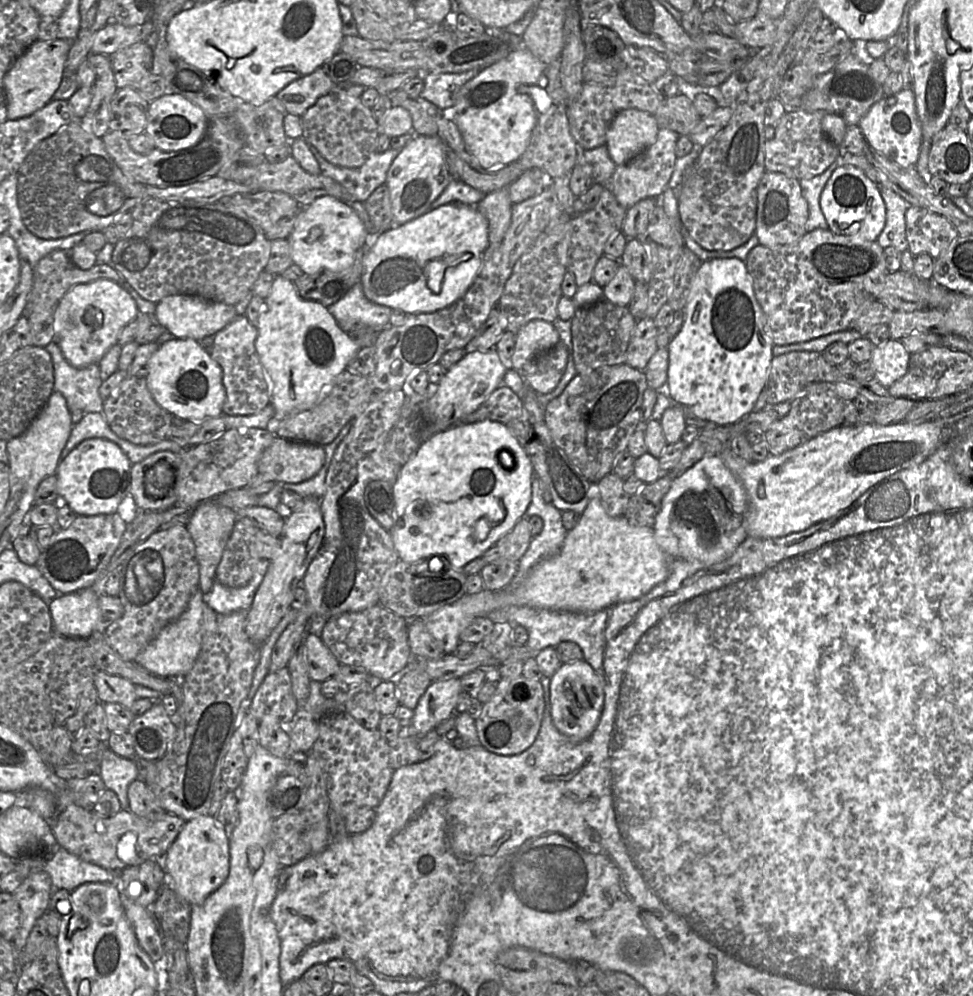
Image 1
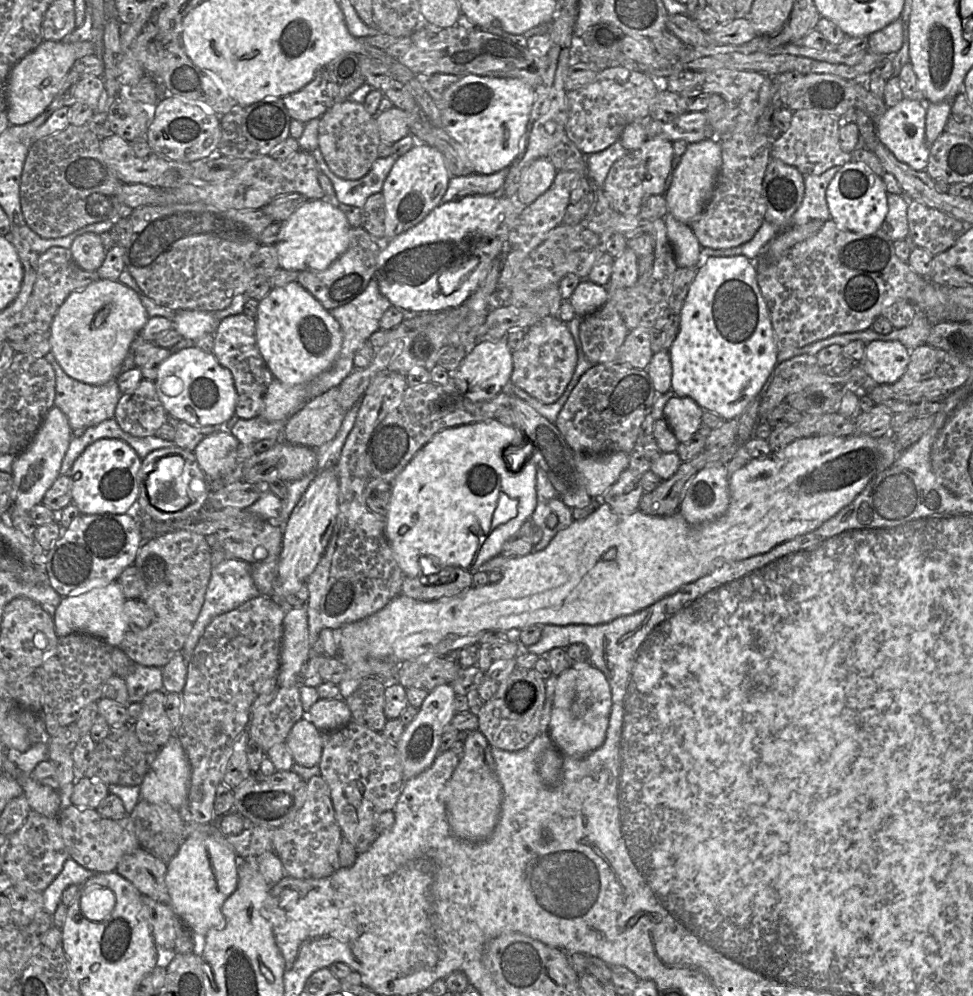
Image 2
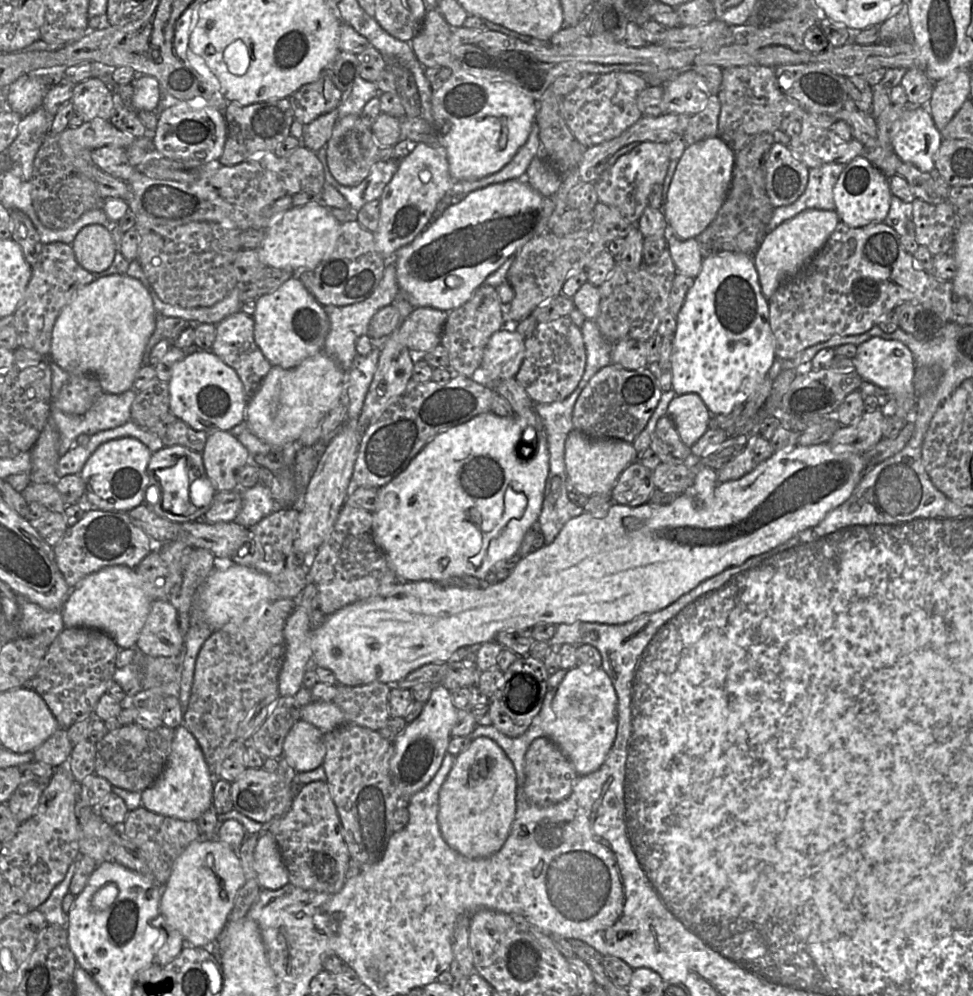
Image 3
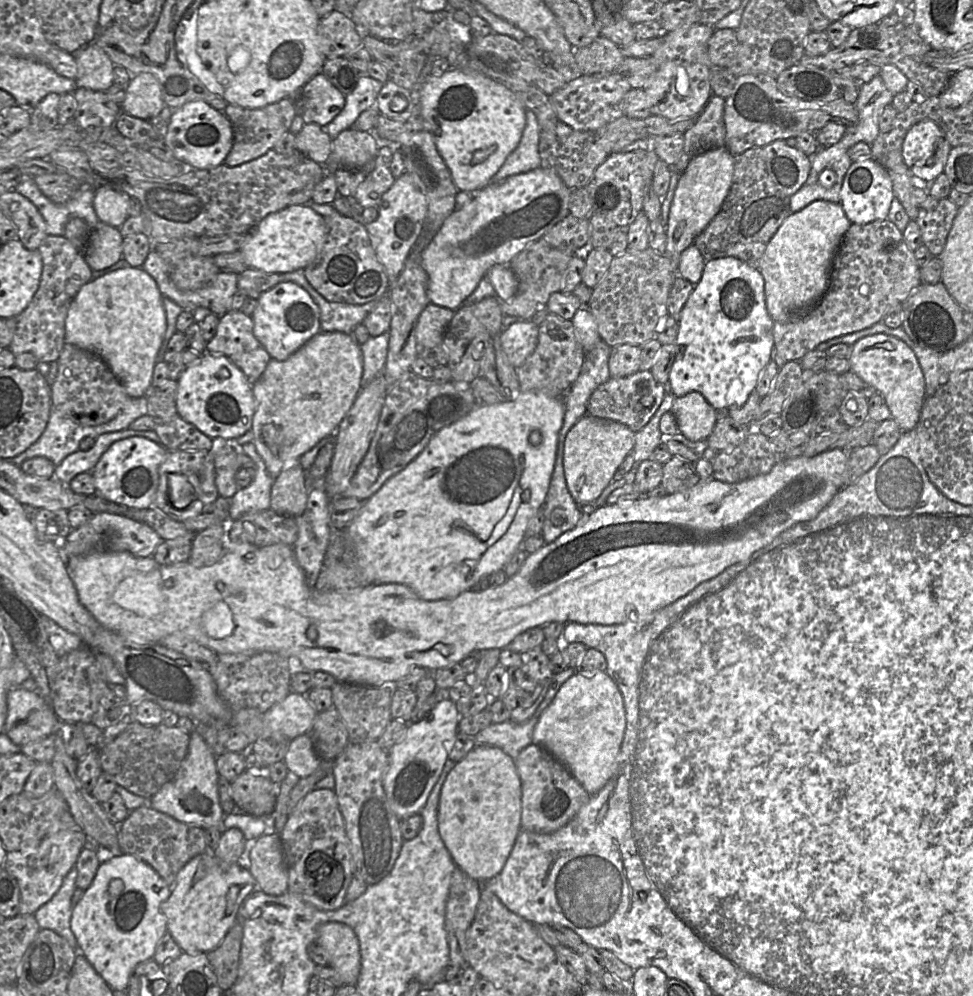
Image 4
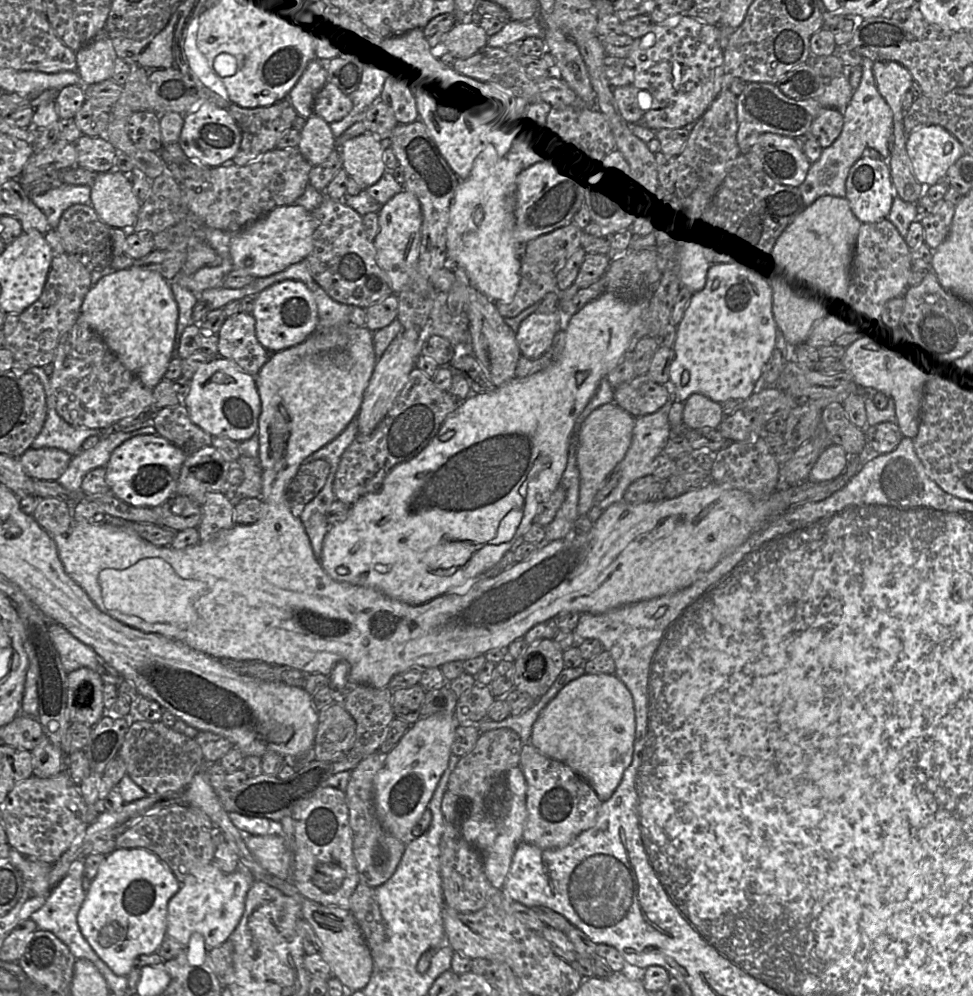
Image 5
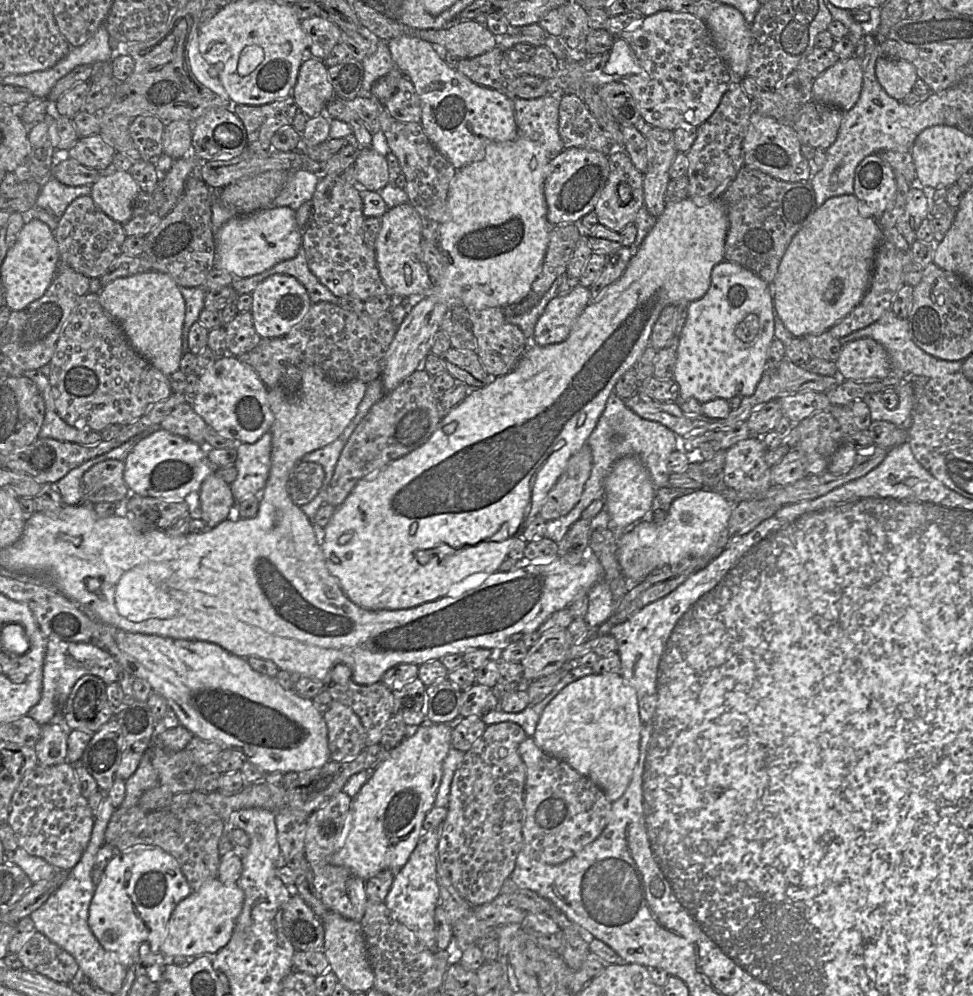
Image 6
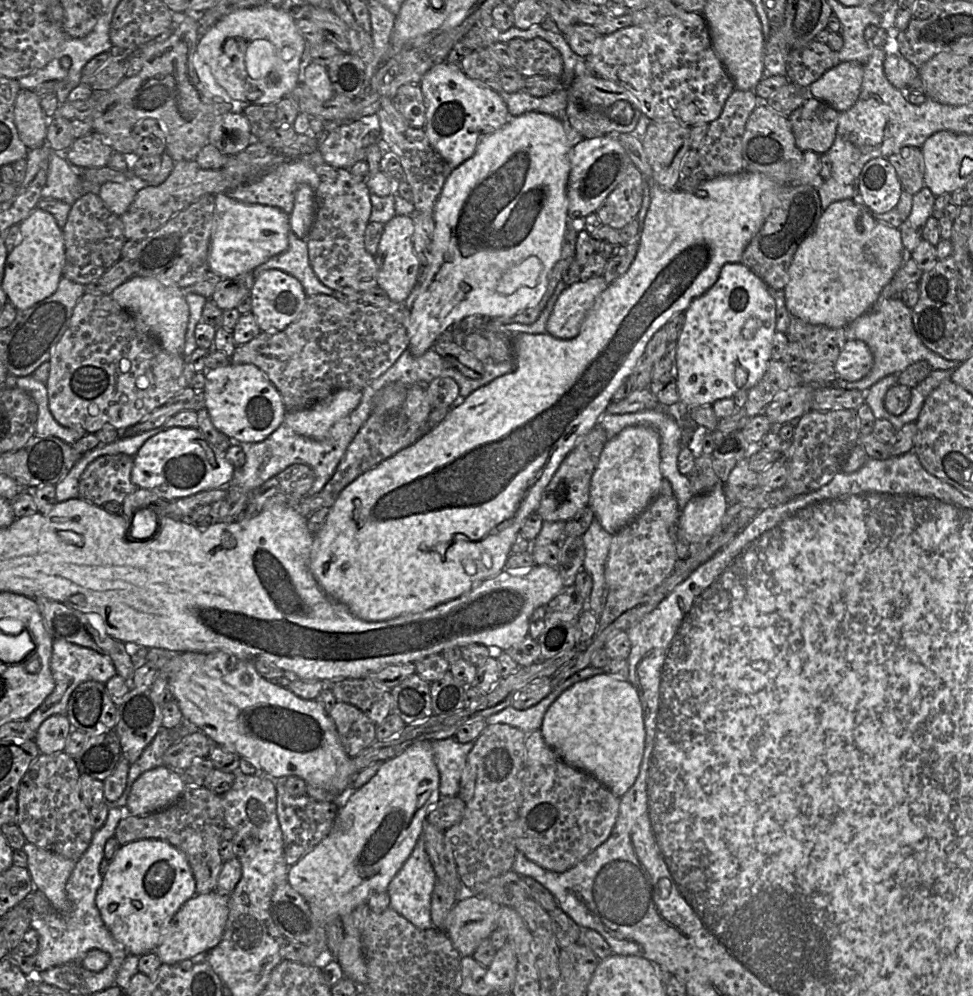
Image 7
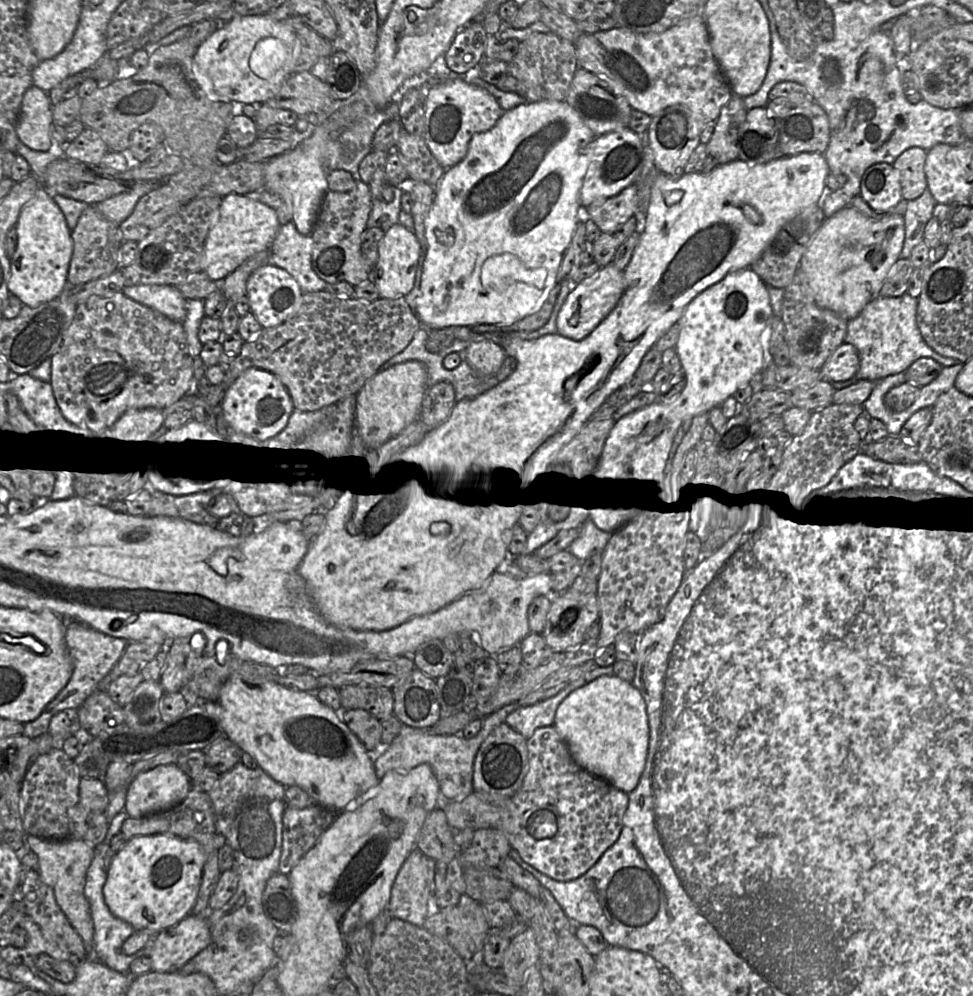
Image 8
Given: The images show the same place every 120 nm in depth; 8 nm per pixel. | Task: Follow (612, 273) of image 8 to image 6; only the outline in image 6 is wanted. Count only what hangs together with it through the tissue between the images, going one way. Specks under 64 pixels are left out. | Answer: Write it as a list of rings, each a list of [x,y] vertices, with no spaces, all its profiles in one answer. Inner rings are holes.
[[[581,285],[564,296],[554,297],[535,325],[532,343],[547,346],[566,340],[576,320],[590,302],[590,289]]]

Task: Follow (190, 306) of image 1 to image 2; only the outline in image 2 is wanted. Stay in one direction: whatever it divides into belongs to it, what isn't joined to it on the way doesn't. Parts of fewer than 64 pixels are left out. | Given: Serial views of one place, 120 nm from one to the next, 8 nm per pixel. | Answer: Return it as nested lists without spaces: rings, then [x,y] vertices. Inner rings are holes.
[[[188,309],[176,310],[171,320],[173,329],[187,340],[196,340],[208,333],[214,334],[220,322],[214,312]]]

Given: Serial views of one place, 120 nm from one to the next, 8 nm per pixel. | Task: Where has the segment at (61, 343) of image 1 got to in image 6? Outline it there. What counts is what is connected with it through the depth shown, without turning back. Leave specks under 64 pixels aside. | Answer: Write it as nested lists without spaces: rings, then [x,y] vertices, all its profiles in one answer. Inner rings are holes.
[[[147,271],[113,280],[100,290],[102,307],[121,325],[131,346],[166,376],[179,369],[185,301],[177,283],[158,271]]]

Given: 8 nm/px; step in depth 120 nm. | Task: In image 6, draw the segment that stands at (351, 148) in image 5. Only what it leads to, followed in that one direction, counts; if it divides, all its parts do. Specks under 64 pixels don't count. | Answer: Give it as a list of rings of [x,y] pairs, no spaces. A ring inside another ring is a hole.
[[[373,148],[359,149],[353,166],[361,189],[377,192],[389,183],[387,159]]]

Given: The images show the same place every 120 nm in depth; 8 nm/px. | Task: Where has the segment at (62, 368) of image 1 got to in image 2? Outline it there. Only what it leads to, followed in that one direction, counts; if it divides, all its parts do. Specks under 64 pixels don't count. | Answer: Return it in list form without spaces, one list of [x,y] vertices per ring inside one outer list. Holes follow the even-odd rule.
[[[48,352],[45,358],[53,367],[56,376],[54,406],[66,415],[73,432],[78,428],[88,428],[114,417],[116,405],[123,395],[119,390],[116,379],[100,386],[86,384],[68,376],[52,352]]]

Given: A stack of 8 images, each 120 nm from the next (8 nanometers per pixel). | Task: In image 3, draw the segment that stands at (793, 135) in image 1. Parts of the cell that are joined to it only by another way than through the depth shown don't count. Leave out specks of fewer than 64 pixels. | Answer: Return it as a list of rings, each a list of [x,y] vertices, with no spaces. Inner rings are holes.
[[[806,112],[800,120],[800,134],[787,147],[810,169],[827,163],[849,164],[862,155],[864,146],[854,138],[841,140],[832,131],[834,122],[826,113]]]

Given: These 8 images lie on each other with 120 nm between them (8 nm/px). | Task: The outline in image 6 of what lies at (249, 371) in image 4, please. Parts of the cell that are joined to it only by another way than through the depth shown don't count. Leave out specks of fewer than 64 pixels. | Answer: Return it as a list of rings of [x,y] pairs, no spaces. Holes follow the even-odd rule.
[[[239,312],[231,322],[223,325],[226,332],[227,354],[238,357],[252,350],[261,337],[254,328],[251,312]]]

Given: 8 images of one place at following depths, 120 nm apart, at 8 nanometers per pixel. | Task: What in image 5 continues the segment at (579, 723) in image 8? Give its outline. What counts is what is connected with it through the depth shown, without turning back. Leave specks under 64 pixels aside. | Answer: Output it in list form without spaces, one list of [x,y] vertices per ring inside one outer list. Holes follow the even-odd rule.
[[[584,674],[560,690],[540,712],[529,742],[542,754],[570,767],[593,788],[601,802],[606,802],[614,794],[632,762],[635,732],[633,697],[627,687],[615,674]]]

